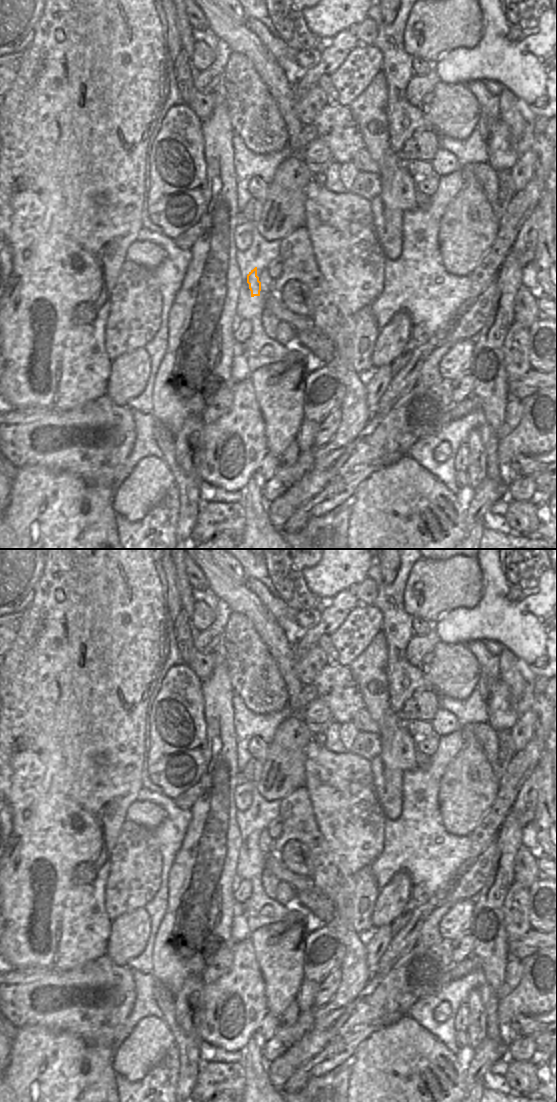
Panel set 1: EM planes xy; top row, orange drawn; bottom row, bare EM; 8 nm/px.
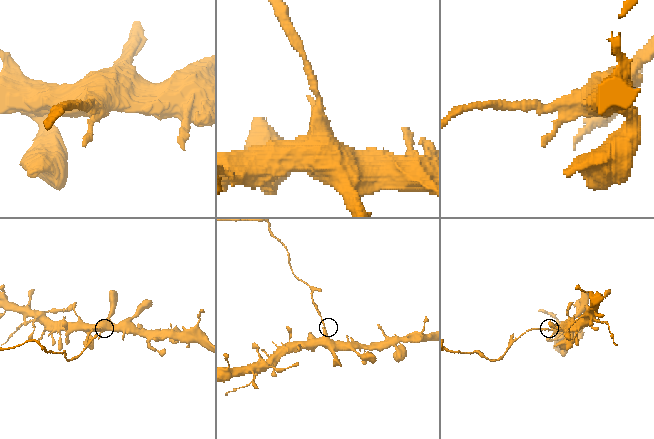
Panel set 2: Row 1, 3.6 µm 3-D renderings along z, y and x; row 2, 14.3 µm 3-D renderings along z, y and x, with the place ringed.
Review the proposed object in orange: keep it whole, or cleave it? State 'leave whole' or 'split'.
split

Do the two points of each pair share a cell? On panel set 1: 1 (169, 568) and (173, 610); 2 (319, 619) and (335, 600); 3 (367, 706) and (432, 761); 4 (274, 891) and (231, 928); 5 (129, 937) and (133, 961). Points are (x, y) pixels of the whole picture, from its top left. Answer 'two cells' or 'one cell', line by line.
1: one cell
2: one cell
3: two cells
4: two cells
5: two cells

